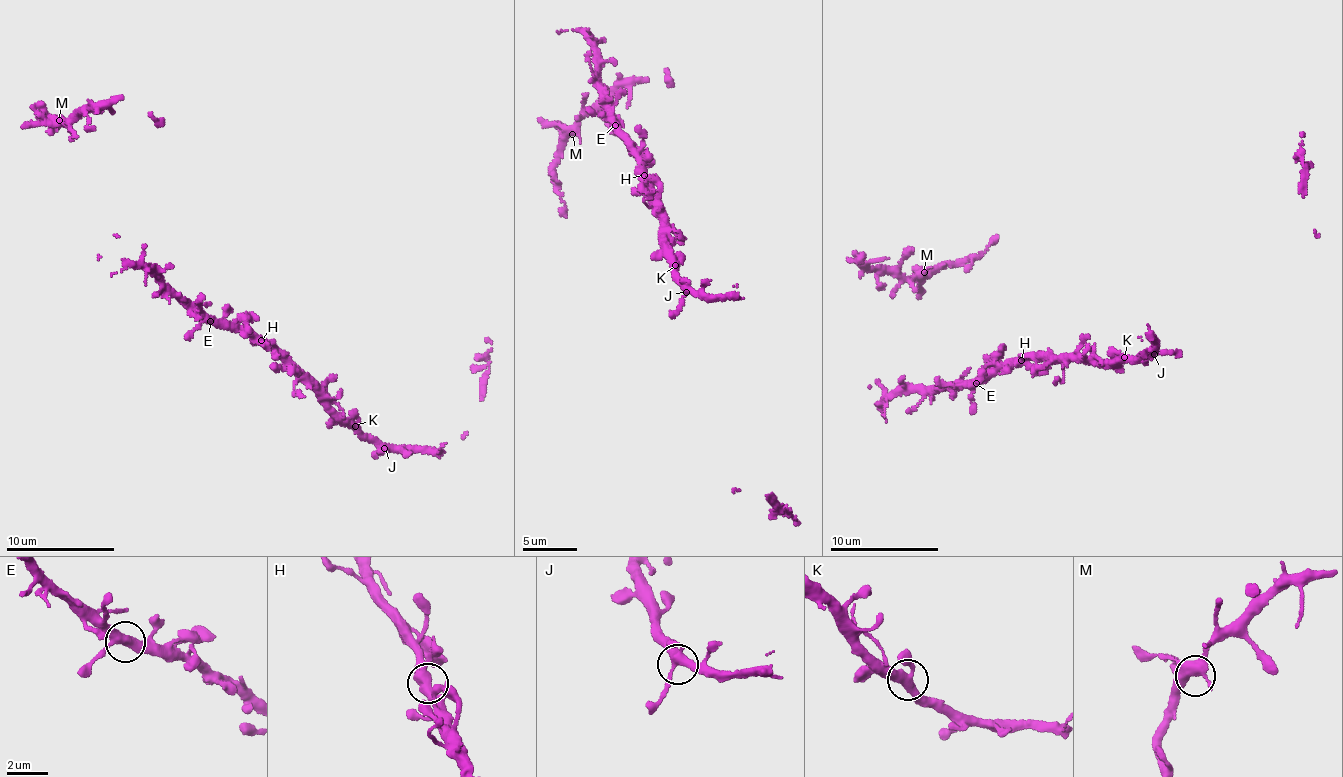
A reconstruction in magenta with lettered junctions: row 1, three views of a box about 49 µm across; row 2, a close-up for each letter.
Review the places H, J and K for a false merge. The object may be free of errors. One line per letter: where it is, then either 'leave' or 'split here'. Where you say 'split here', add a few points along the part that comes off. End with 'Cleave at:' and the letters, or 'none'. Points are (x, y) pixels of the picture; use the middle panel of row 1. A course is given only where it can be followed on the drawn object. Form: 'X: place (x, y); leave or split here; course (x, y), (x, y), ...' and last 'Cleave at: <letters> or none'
H: place (644, 175); leave
J: place (686, 292); leave
K: place (675, 265); leave
Cleave at: none

